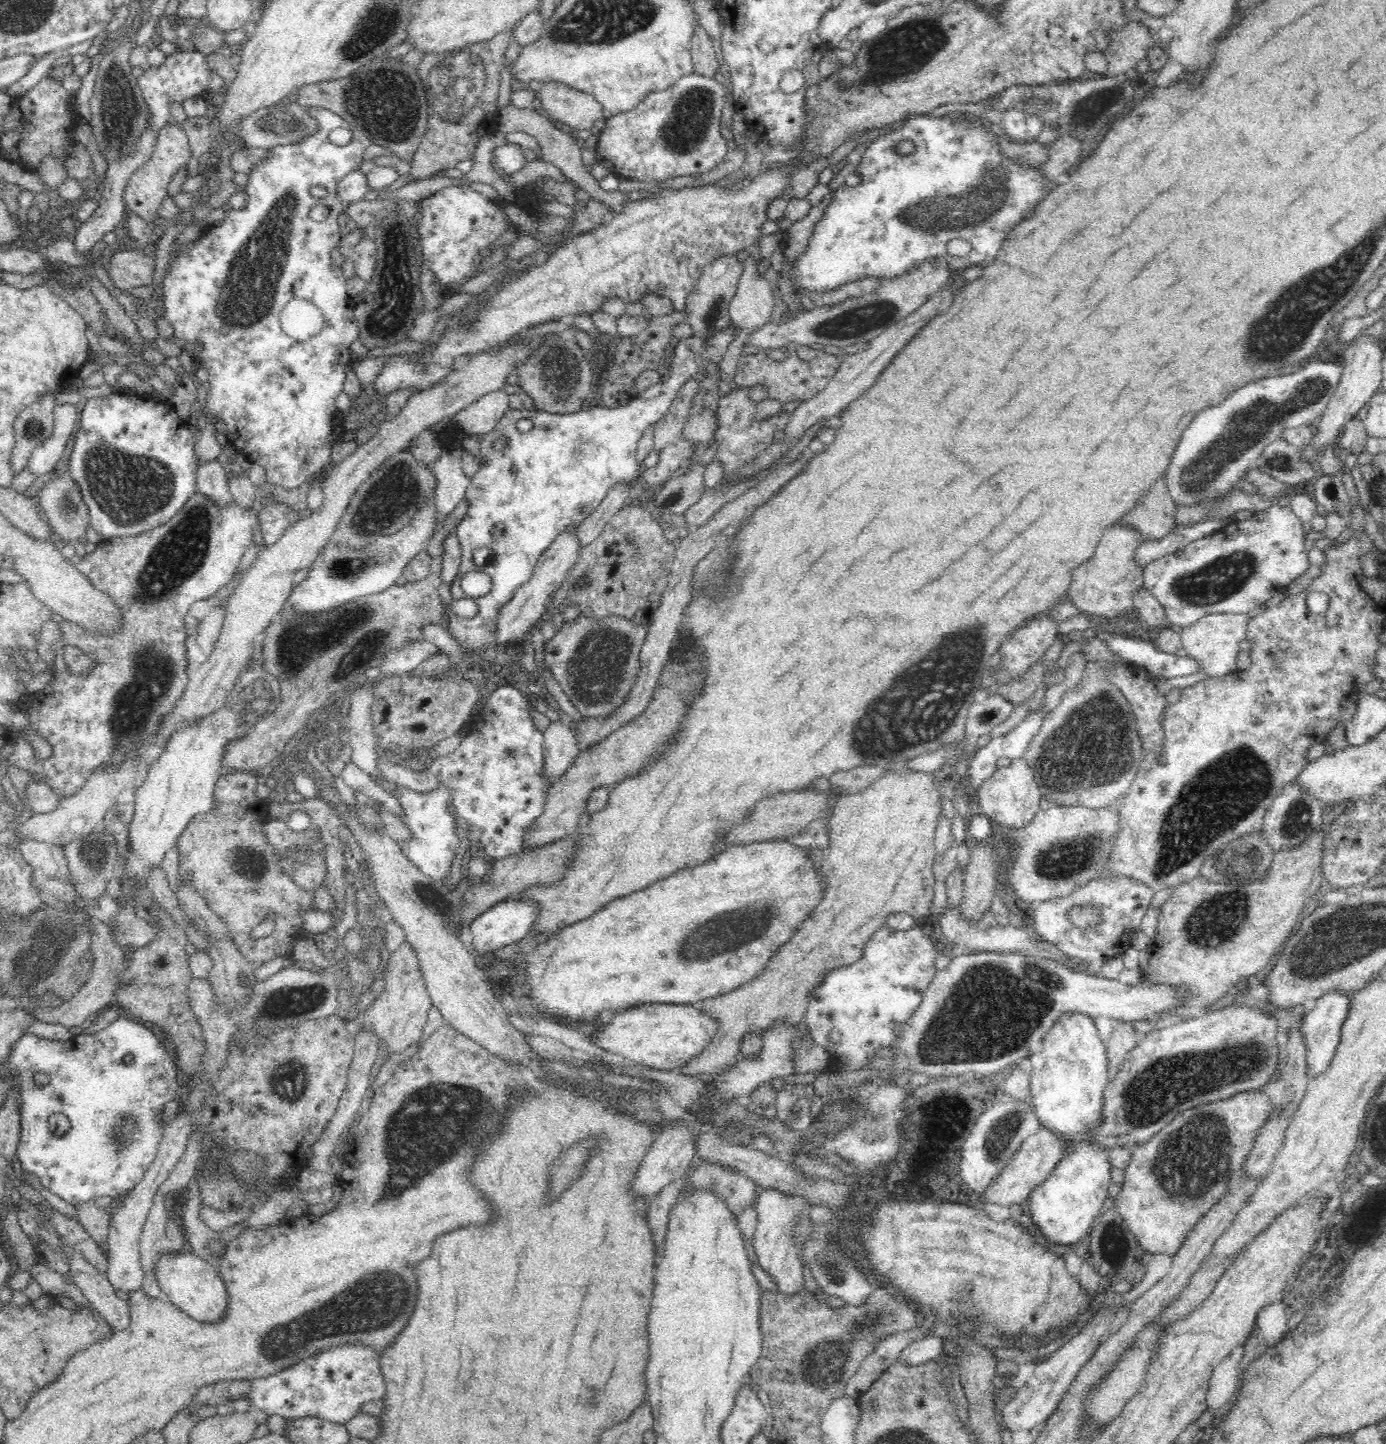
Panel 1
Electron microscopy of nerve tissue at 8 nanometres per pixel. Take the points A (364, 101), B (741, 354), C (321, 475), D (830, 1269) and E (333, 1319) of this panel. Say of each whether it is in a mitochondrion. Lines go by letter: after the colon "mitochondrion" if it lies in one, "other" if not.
A: mitochondrion
B: other
C: other
D: mitochondrion
E: mitochondrion

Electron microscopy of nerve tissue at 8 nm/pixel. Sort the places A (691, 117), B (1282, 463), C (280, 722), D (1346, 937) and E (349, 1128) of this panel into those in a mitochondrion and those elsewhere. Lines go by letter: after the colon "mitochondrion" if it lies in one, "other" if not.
A: mitochondrion
B: mitochondrion
C: other
D: mitochondrion
E: other

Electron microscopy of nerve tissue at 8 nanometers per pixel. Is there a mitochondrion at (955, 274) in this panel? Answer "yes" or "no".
no

